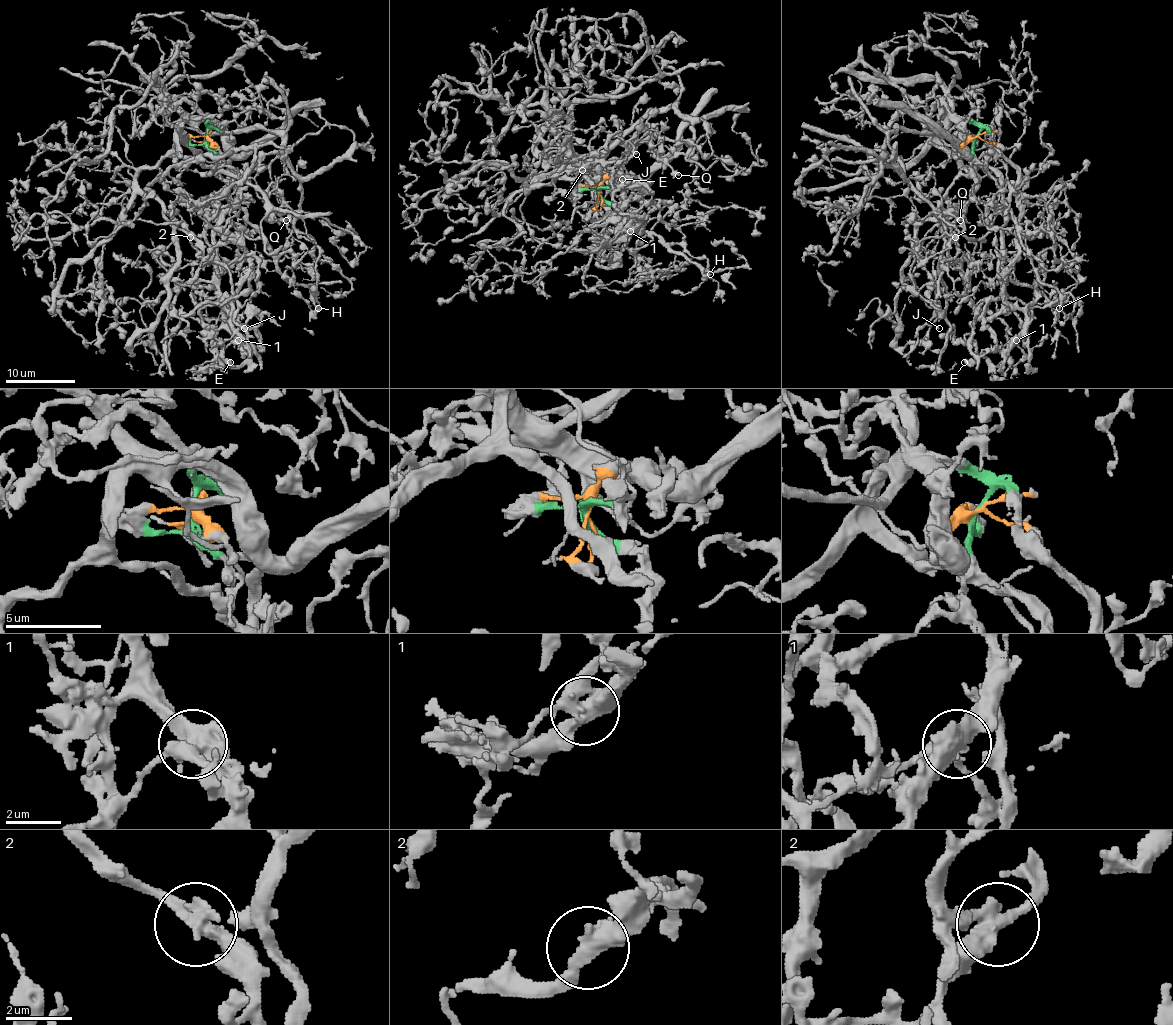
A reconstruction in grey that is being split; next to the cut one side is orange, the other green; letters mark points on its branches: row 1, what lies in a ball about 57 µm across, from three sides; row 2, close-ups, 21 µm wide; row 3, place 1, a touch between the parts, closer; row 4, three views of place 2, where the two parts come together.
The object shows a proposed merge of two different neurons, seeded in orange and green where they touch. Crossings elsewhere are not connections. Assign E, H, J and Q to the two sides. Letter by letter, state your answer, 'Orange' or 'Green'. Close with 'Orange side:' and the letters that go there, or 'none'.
E: Green
H: Orange
J: Orange
Q: Orange
Orange side: H, J, Q

